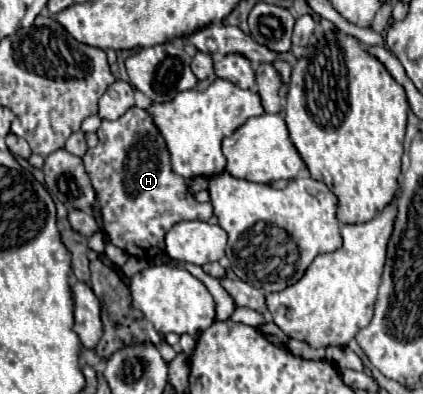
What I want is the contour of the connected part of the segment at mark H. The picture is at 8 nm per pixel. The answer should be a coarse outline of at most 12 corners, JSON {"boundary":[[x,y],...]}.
{"boundary":[[134,106],[82,160],[114,246],[150,260],[208,220]]}

